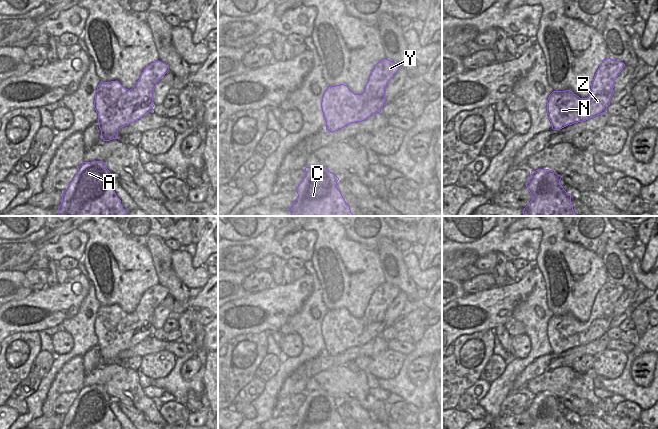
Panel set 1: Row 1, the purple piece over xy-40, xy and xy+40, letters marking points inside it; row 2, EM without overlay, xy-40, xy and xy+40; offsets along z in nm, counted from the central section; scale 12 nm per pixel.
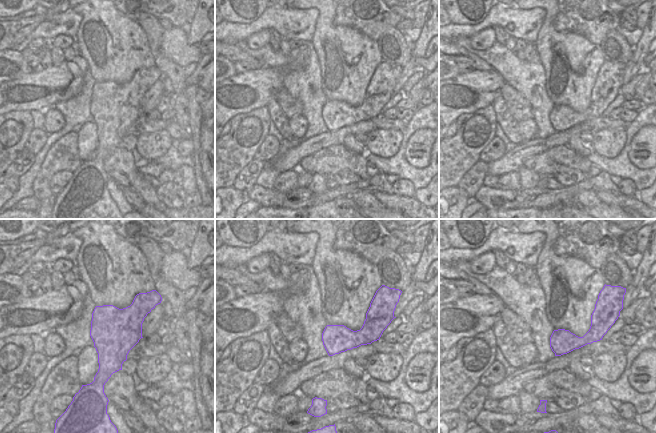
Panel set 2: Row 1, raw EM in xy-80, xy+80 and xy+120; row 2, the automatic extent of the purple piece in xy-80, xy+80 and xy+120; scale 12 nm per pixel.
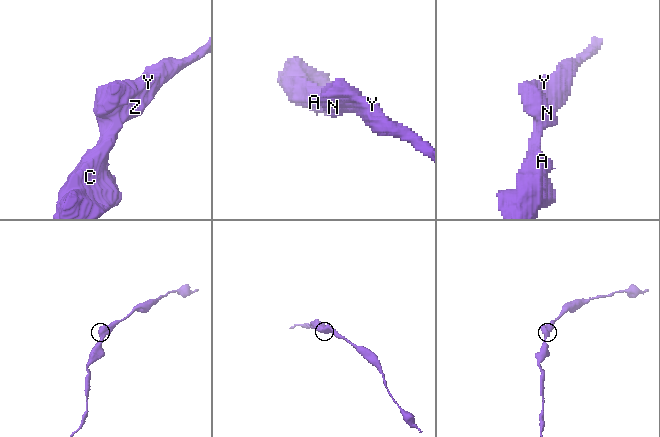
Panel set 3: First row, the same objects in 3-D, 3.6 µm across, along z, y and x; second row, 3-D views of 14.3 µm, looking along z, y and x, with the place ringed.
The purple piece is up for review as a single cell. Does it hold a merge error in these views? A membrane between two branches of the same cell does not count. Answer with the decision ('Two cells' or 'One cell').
One cell.

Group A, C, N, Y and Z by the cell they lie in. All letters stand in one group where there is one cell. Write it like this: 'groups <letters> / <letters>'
groups A C N Y Z

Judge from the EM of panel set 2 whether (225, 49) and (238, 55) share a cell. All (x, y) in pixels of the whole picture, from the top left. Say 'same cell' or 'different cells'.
same cell

